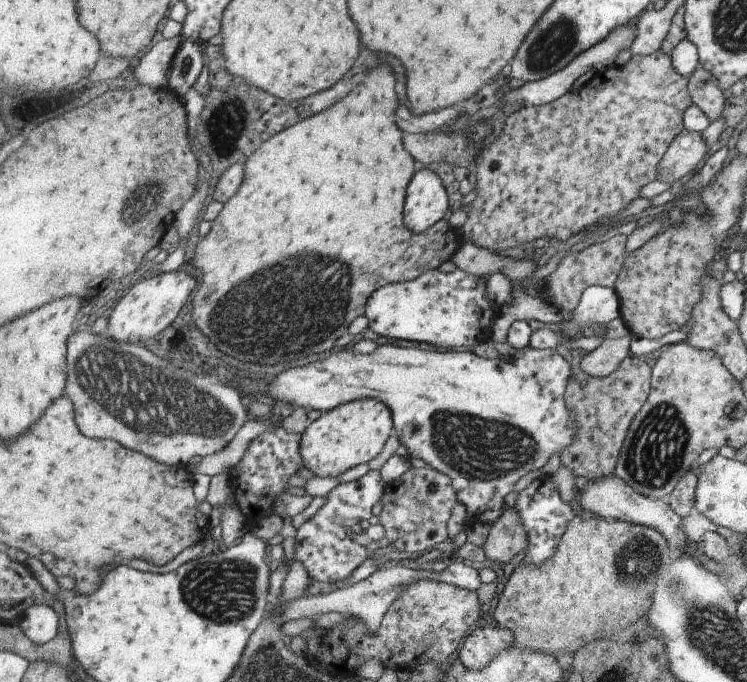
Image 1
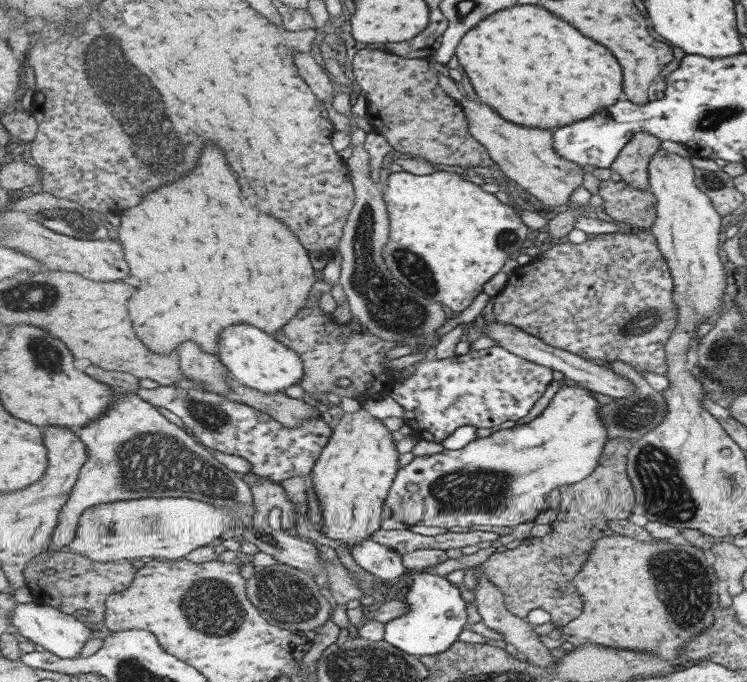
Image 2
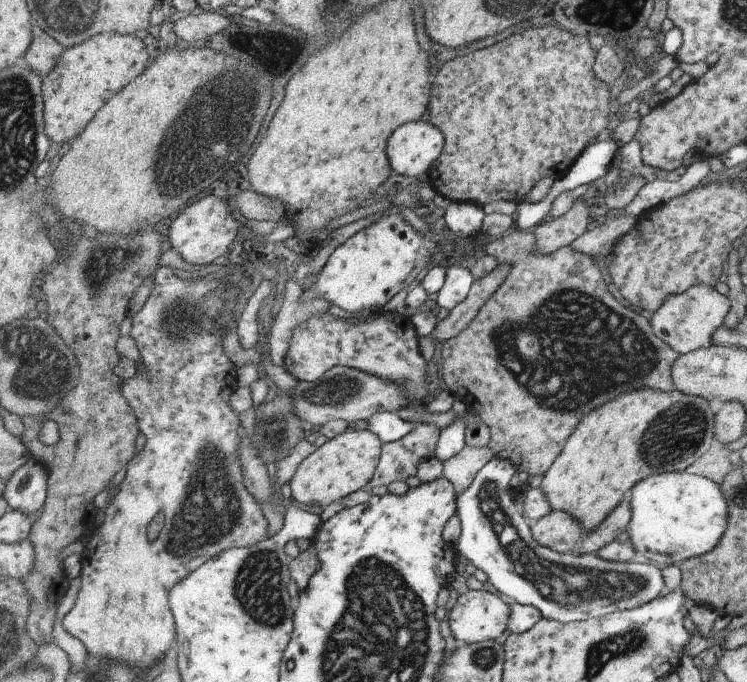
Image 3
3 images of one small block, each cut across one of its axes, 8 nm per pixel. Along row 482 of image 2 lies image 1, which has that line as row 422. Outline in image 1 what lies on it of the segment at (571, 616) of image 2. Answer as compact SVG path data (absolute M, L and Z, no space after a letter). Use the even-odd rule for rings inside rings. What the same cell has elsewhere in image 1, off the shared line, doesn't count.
M637 355L627 357L619 365L619 368L608 377L592 377L582 368L573 373L570 376L569 386L566 390L566 402L578 419L578 436L574 438L574 444L569 445L568 449L563 451L563 464L565 464L565 467L569 468L575 476L589 481L615 475L627 431L636 414L647 402L651 389L652 368L645 360L641 360L641 356Z

